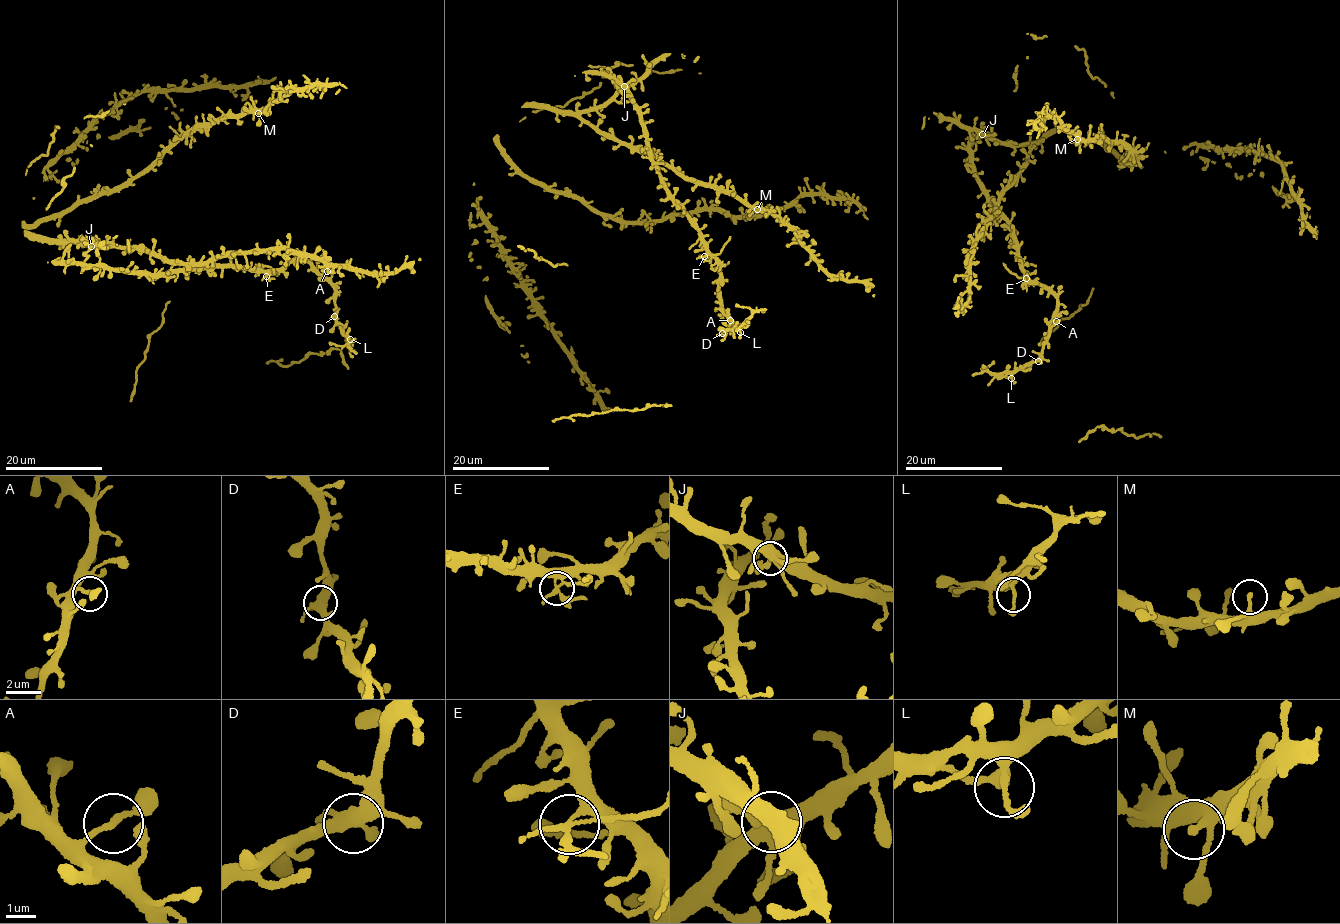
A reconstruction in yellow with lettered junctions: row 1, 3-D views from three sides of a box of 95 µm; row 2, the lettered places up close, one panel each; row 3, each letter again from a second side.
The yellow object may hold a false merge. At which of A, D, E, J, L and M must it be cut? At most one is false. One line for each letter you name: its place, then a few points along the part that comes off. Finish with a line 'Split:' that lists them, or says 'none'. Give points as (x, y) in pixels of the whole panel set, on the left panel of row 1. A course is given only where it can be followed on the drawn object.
E: place (266, 276)
Split: E

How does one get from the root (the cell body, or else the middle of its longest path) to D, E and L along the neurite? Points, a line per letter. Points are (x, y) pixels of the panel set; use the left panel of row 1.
D: (87, 246), (84, 264), (156, 274), (231, 265), (265, 270), (300, 256), (334, 289), (334, 316)
E: (87, 246), (83, 264), (92, 266), (105, 264), (156, 274), (179, 268), (240, 265), (266, 275)
L: (87, 246), (84, 264), (156, 274), (231, 265), (265, 270), (300, 256), (334, 289), (336, 318), (350, 339)

